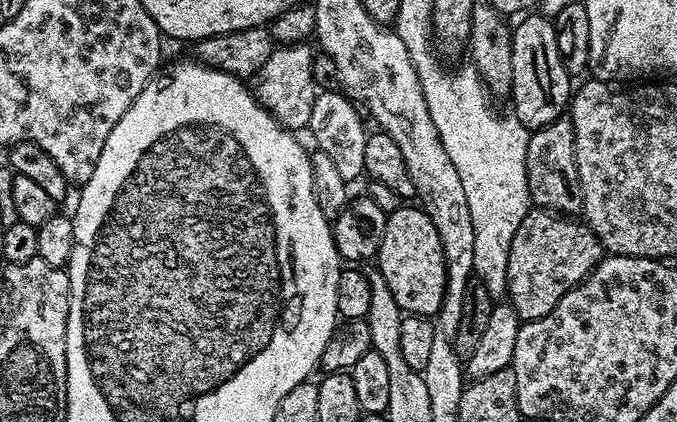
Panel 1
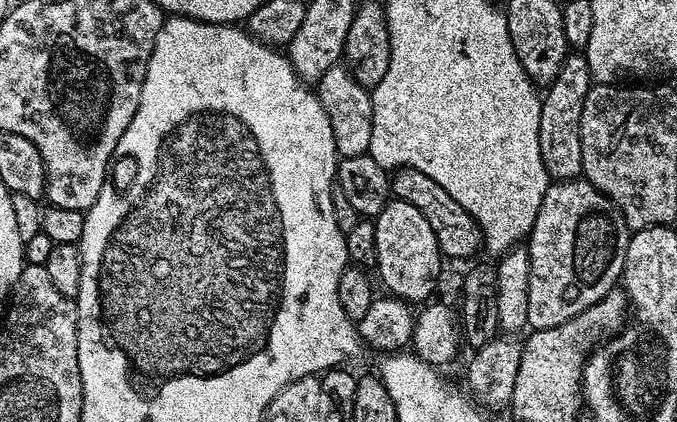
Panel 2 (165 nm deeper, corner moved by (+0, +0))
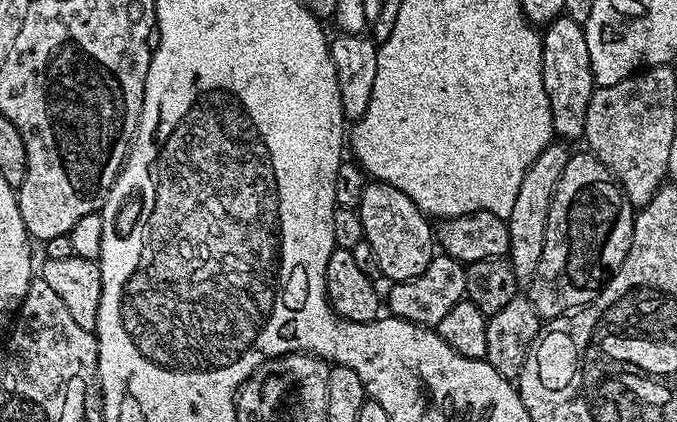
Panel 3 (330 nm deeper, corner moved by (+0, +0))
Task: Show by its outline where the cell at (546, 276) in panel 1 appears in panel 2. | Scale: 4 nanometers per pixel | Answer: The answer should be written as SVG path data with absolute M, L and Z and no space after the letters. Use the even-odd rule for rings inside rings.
M583 178L549 183L546 198L526 237L530 254L528 328L559 326L582 314L617 287L624 274L630 229L624 215L602 190Z

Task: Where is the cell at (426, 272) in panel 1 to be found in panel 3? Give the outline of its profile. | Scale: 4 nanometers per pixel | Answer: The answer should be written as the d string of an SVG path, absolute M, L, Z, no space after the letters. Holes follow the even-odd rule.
M368 182L360 196L358 211L364 238L378 258L381 277L389 276L392 282L418 278L418 274L430 266L434 255L433 225L428 225L431 224L429 217L420 212L402 190L394 190L389 184Z

